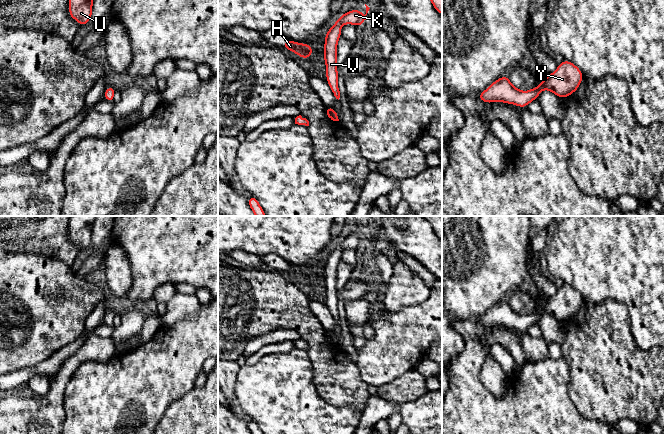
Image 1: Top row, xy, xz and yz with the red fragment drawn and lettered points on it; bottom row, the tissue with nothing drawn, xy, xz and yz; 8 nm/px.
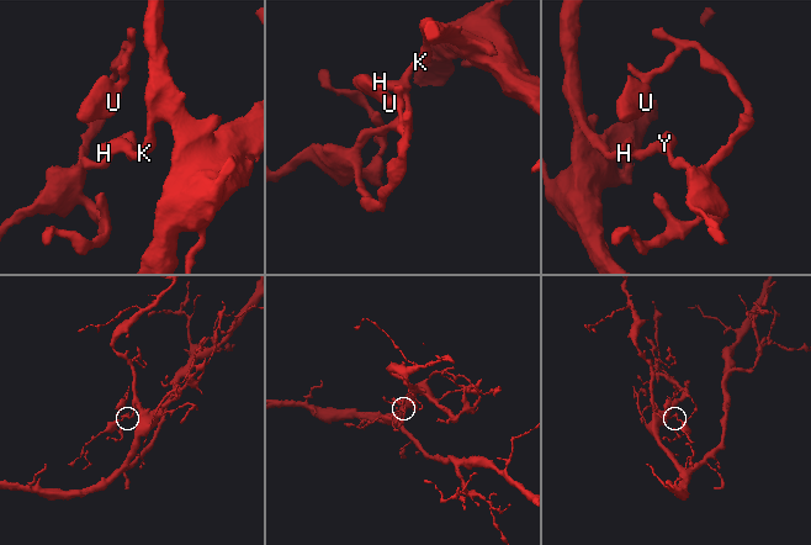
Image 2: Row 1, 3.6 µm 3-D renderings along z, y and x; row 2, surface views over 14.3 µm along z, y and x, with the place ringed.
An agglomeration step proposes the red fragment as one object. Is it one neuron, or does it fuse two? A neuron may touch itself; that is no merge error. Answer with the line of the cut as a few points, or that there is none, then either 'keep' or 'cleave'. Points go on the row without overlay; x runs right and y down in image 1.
no cut | keep

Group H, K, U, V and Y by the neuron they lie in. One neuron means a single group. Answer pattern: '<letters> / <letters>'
H K U V Y

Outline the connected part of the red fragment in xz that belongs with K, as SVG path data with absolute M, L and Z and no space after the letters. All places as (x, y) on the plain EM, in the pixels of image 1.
M365 228L365 230L366 230L366 238L365 238L365 239L363 239L363 238L360 236L359 233L353 233L353 234L350 234L349 236L347 236L346 238L341 238L340 241L339 241L339 243L332 249L332 251L327 255L327 258L325 259L325 263L324 263L324 265L325 265L325 269L324 269L324 286L325 286L325 288L326 288L326 293L327 293L326 305L329 307L329 310L330 310L330 313L331 313L332 317L334 318L334 320L336 321L336 323L338 323L338 324L339 324L339 322L340 322L340 315L339 315L339 311L338 311L338 300L339 300L339 299L338 299L336 284L337 284L337 268L338 268L338 264L339 264L340 260L342 259L340 250L341 250L341 249L344 249L344 248L352 248L352 249L356 249L356 250L359 250L359 251L362 250L362 249L364 248L365 244L366 244L366 239L367 239L367 237L368 237L368 235L369 235L369 233L370 233L366 228Z

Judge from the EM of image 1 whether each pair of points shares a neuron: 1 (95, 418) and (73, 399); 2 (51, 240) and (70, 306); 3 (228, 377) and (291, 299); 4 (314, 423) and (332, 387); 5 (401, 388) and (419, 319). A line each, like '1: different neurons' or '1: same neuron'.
1: same neuron
2: different neurons
3: different neurons
4: different neurons
5: different neurons

